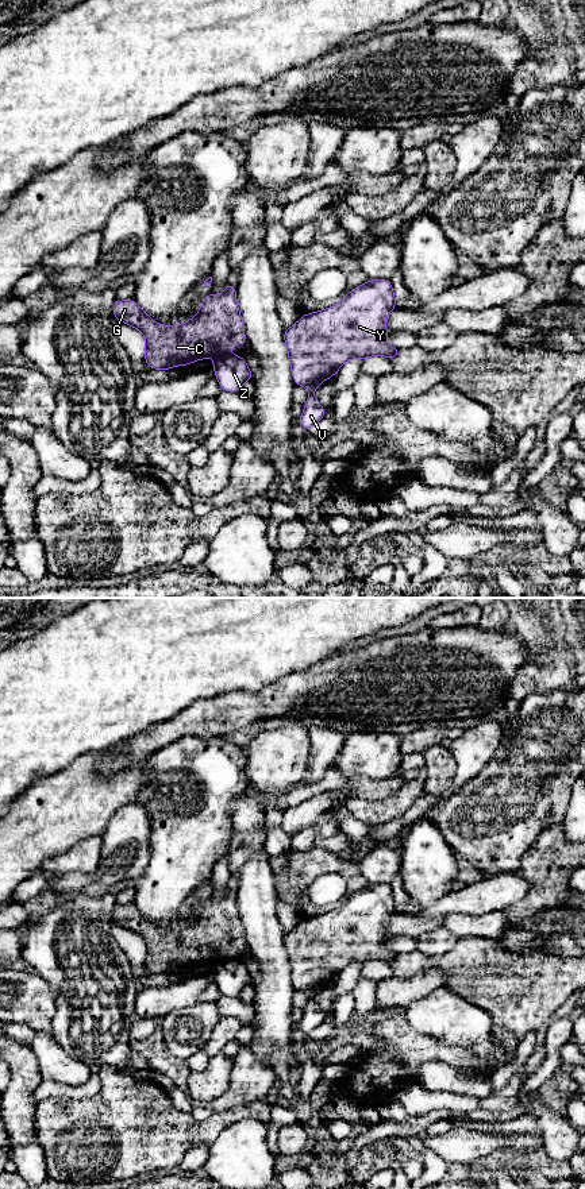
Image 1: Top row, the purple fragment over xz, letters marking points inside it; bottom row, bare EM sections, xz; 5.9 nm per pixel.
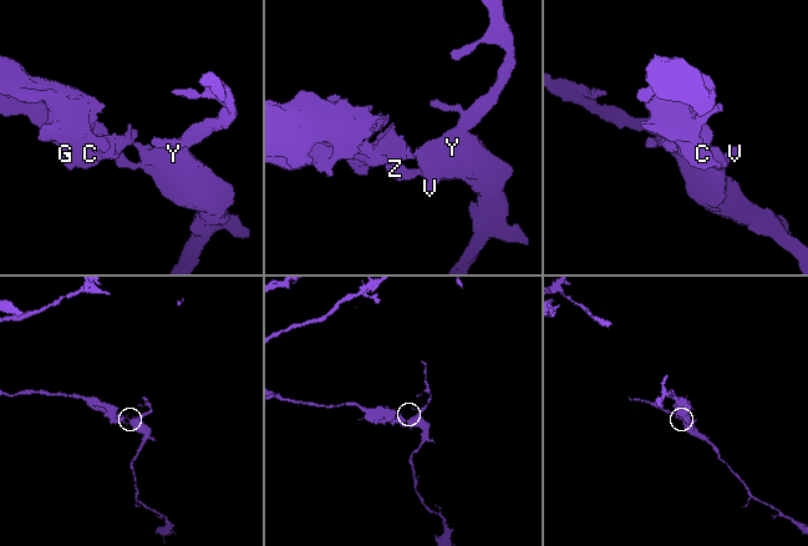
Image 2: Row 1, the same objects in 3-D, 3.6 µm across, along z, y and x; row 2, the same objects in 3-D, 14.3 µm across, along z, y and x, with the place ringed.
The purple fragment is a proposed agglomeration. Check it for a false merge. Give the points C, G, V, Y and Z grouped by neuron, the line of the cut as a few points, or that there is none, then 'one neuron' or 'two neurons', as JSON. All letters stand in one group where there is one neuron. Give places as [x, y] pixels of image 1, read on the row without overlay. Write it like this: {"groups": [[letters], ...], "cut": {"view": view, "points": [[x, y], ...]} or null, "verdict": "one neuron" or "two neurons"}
{"groups": [["C", "G"], ["V", "Y", "Z"]], "cut": {"view": "xz", "points": [[226, 958], [218, 962]]}, "verdict": "two neurons"}

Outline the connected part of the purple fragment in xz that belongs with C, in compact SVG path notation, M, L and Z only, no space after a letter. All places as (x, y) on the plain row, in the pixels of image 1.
M232 887L219 900L205 899L197 919L180 930L153 926L134 903L115 904L112 919L145 939L145 968L153 974L188 970L209 960L222 962L234 947L247 949Z

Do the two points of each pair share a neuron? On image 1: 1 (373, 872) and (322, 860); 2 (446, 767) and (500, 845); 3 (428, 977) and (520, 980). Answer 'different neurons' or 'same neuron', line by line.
1: different neurons
2: different neurons
3: different neurons

